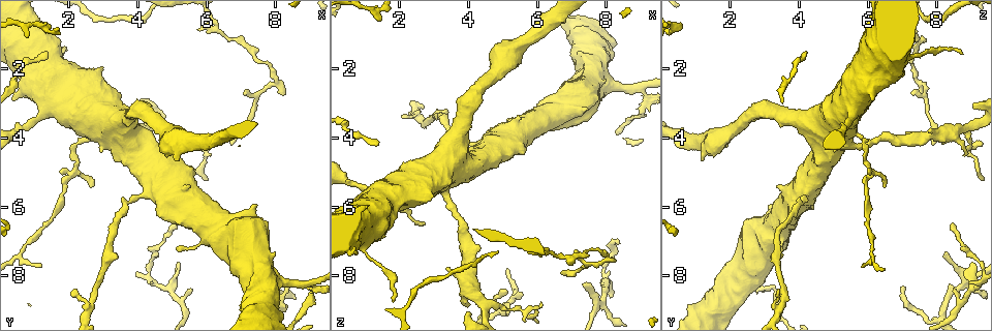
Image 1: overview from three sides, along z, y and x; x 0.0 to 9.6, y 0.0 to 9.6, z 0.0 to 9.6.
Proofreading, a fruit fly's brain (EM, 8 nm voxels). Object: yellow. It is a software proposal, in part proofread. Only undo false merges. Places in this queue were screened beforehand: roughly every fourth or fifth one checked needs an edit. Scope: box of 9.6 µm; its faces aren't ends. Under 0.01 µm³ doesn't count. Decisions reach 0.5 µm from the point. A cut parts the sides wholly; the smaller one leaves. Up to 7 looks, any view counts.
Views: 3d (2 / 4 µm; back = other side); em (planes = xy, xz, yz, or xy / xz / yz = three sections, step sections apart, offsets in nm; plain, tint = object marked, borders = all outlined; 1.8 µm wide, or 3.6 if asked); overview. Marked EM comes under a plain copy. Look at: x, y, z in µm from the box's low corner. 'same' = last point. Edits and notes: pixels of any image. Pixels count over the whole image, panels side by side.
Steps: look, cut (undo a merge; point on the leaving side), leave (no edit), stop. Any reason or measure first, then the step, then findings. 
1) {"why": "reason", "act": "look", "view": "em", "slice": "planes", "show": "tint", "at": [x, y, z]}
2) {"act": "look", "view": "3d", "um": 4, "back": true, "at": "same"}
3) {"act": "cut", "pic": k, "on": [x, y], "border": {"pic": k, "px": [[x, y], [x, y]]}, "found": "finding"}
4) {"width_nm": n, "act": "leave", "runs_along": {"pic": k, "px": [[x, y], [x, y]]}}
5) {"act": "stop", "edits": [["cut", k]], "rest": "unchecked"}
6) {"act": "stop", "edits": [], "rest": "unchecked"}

{"why": "calibre changes", "act": "look", "view": "em", "um": 3.6, "slice": "xz", "step": 4, "show": "tint", "at": [1.40, 3.15, 5.55]}

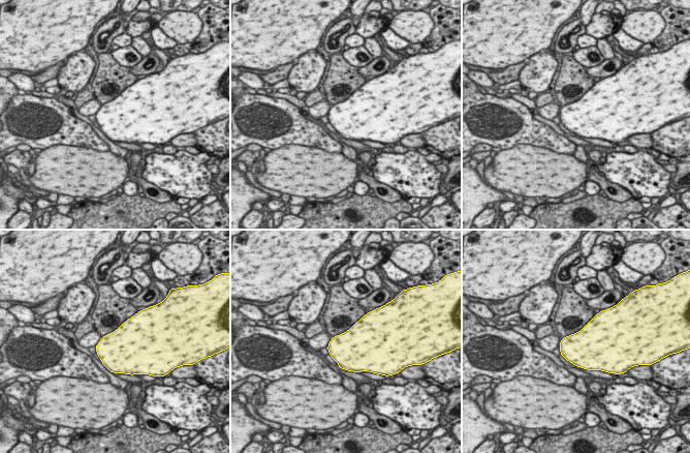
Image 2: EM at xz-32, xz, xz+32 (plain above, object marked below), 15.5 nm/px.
{"act": "leave", "found": "all the same neuron"}

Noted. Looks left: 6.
{"why": "abrupt turn", "act": "look", "view": "em", "slice": "planes", "show": "borders", "at": [6.00, 4.40, 8.95]}

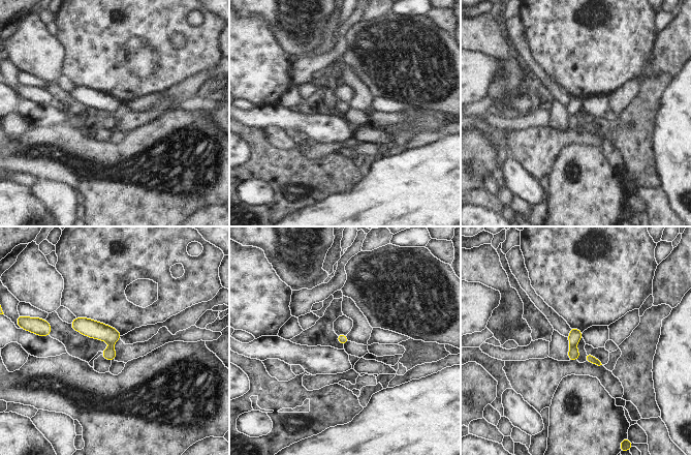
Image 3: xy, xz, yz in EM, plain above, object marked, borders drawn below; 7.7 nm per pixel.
{"act": "cut", "pic": 3, "on": [573, 354], "border": {"pic": 3, "px": [[570, 344], [574, 345]]}, "found": "a second neuron is stuck on"}

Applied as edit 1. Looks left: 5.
{"why": "redraw", "act": "look", "view": "overview"}

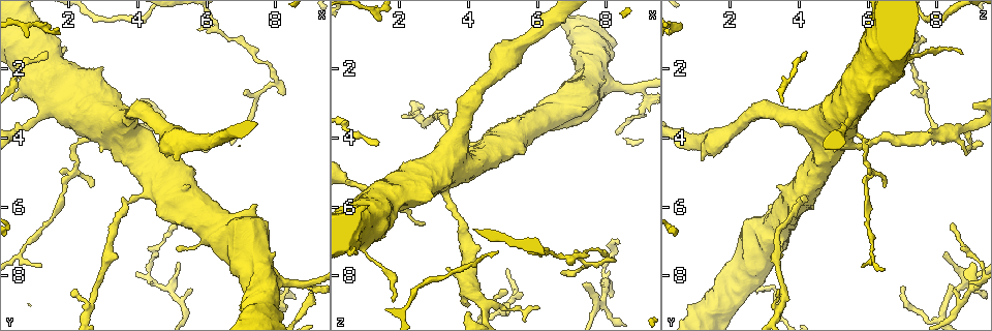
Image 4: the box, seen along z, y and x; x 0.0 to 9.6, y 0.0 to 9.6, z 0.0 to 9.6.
{"why": "sudden change in width", "act": "look", "view": "3d", "um": 4, "back": true, "at": [9.05, 8.20, 2.55]}

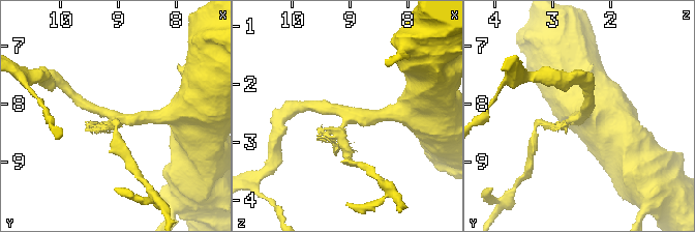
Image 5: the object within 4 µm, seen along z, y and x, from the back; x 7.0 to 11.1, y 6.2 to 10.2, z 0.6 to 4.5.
{"why": "now the EM", "act": "look", "view": "em", "slice": "planes", "show": "tint", "at": [9.00, 8.25, 2.60]}

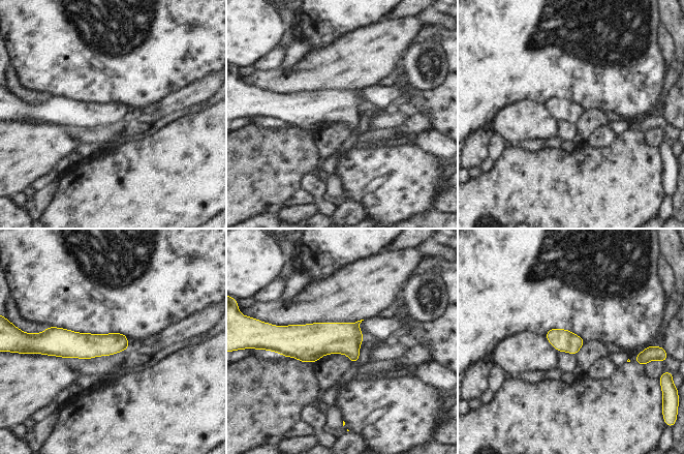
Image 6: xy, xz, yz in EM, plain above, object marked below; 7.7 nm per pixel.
{"width_nm": 160, "act": "leave", "runs_along": {"pic": 6, "px": [[49, 339], [70, 344], [125, 346]]}, "found": "all the same neuron"}

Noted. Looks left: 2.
{"act": "stop", "edits": [["cut", 3]], "rest": "unchecked"}

